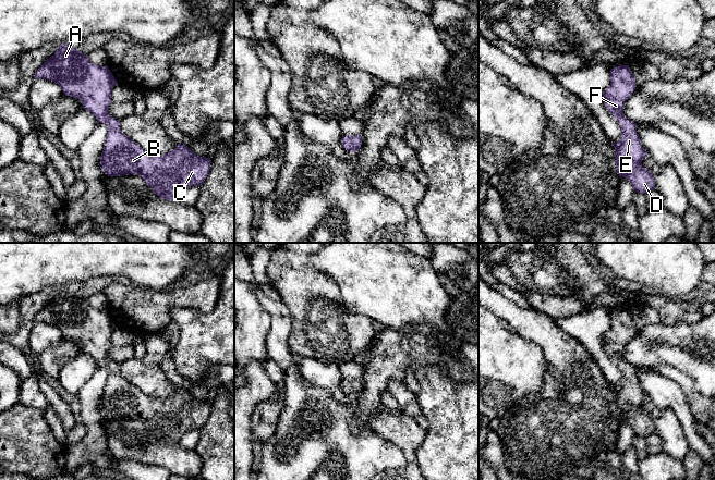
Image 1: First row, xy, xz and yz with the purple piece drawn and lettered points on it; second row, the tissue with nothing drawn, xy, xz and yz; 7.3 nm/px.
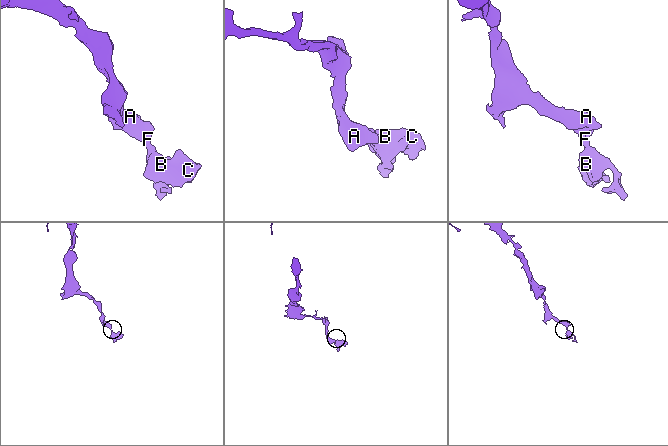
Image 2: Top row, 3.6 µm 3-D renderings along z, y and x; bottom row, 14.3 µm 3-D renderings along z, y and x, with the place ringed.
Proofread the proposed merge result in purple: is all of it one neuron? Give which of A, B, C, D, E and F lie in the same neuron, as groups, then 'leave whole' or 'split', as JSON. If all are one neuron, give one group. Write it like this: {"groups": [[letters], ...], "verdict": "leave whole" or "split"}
{"groups": [["A", "B", "C", "D", "E", "F"]], "verdict": "leave whole"}

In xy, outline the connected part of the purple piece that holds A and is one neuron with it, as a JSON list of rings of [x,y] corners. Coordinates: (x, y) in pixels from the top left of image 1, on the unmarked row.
[[[61,287],[56,297],[36,315],[34,322],[54,325],[65,340],[78,342],[83,353],[92,356],[98,367],[105,366],[108,369],[108,378],[100,399],[100,409],[106,419],[138,418],[157,440],[170,445],[179,444],[182,435],[189,430],[201,430],[204,427],[210,414],[211,404],[208,402],[197,399],[187,390],[181,387],[168,397],[152,397],[121,376],[120,366],[108,357],[111,335],[118,325],[107,309],[95,309],[84,296],[77,295],[70,287]]]

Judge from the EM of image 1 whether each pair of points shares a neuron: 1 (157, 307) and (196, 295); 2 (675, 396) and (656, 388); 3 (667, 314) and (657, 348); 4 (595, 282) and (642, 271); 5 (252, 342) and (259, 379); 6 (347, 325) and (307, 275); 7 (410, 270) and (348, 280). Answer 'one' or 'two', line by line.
1: one
2: one
3: two
4: two
5: two
6: one
7: one

